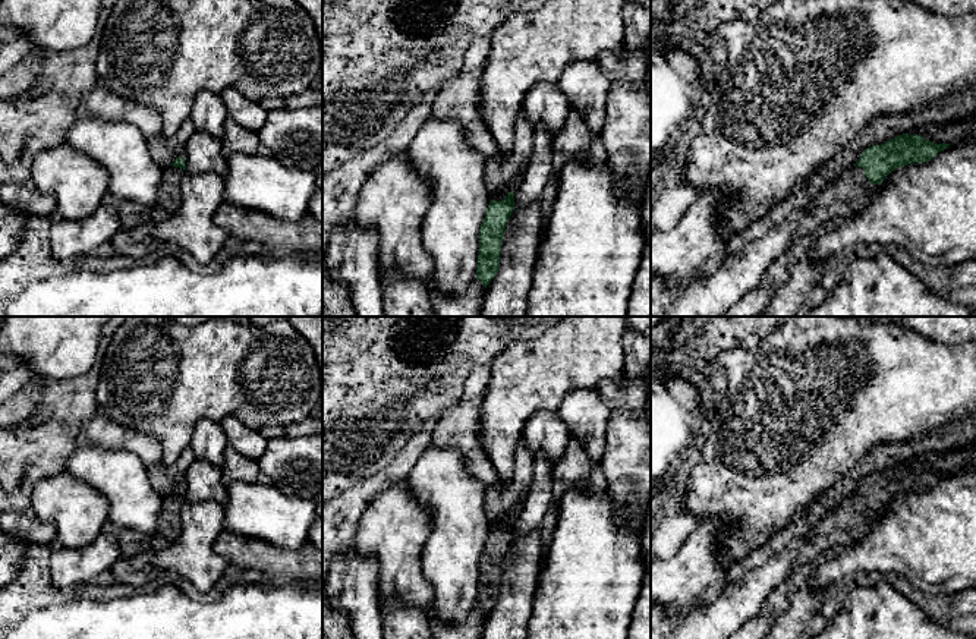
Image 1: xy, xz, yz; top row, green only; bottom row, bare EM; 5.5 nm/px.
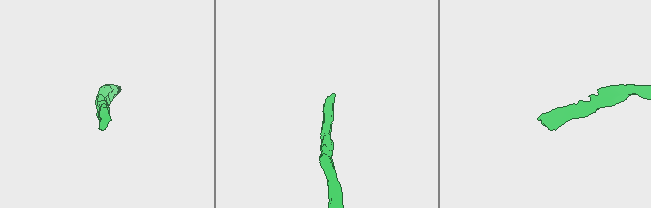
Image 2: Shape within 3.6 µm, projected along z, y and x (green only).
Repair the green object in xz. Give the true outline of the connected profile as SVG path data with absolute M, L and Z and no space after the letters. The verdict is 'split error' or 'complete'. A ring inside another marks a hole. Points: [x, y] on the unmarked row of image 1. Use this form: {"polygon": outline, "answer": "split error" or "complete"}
{"polygon": "M507 511L497 523L491 526L484 551L479 557L476 607L484 613L485 617L500 596L503 564L509 547L514 538L514 517L516 511Z", "answer": "split error"}

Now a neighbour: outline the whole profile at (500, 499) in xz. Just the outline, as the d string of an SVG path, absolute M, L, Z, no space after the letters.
M525 440L514 453L514 475L509 484L498 482L485 490L485 513L489 525L497 523L507 511L517 511L532 484L535 456L526 448Z

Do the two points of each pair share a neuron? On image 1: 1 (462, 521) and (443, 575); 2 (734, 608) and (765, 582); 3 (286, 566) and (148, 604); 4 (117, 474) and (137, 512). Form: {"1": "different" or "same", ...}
{"1": "same", "2": "same", "3": "different", "4": "same"}

